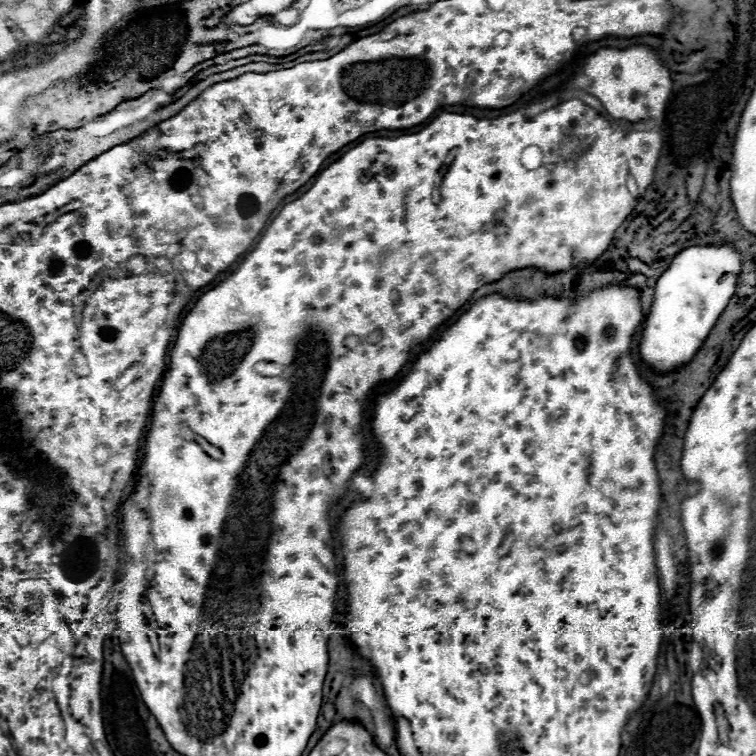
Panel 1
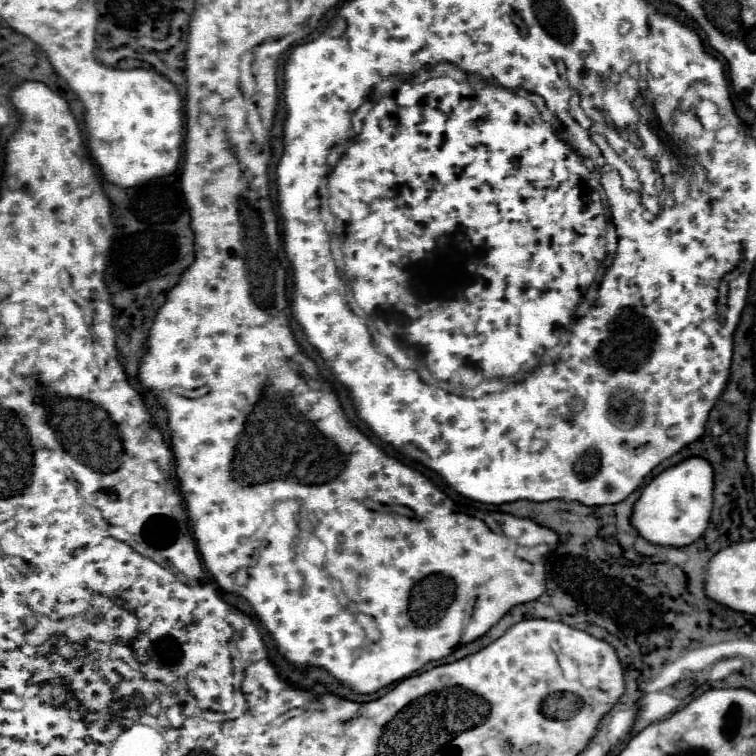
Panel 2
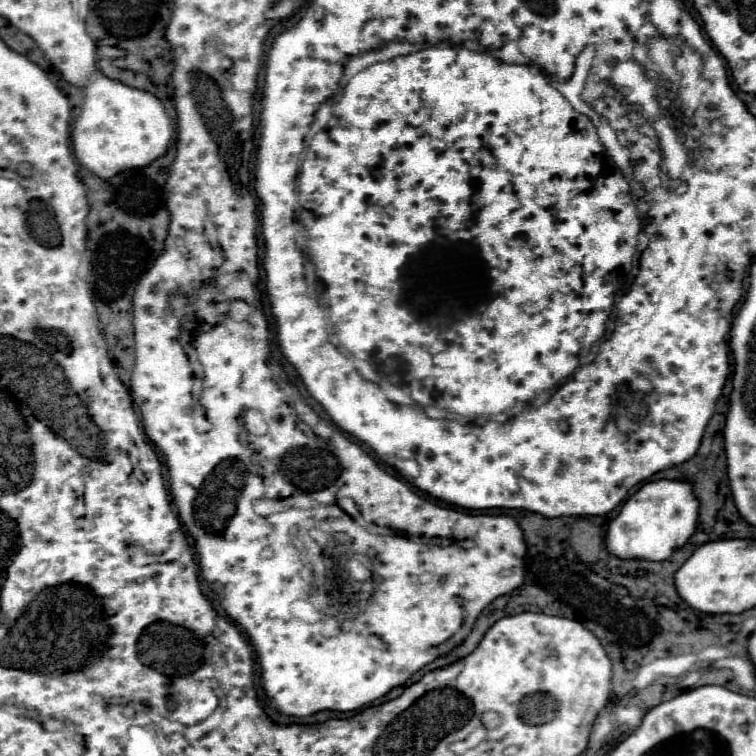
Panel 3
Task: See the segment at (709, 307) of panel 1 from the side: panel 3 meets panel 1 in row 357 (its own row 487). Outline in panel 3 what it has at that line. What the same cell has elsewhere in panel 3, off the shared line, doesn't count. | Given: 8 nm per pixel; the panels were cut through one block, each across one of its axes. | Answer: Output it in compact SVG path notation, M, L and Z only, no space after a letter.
M654 480L646 482L622 506L620 514L610 522L606 534L606 548L620 558L666 560L682 548L696 530L700 502L690 482L682 480Z

